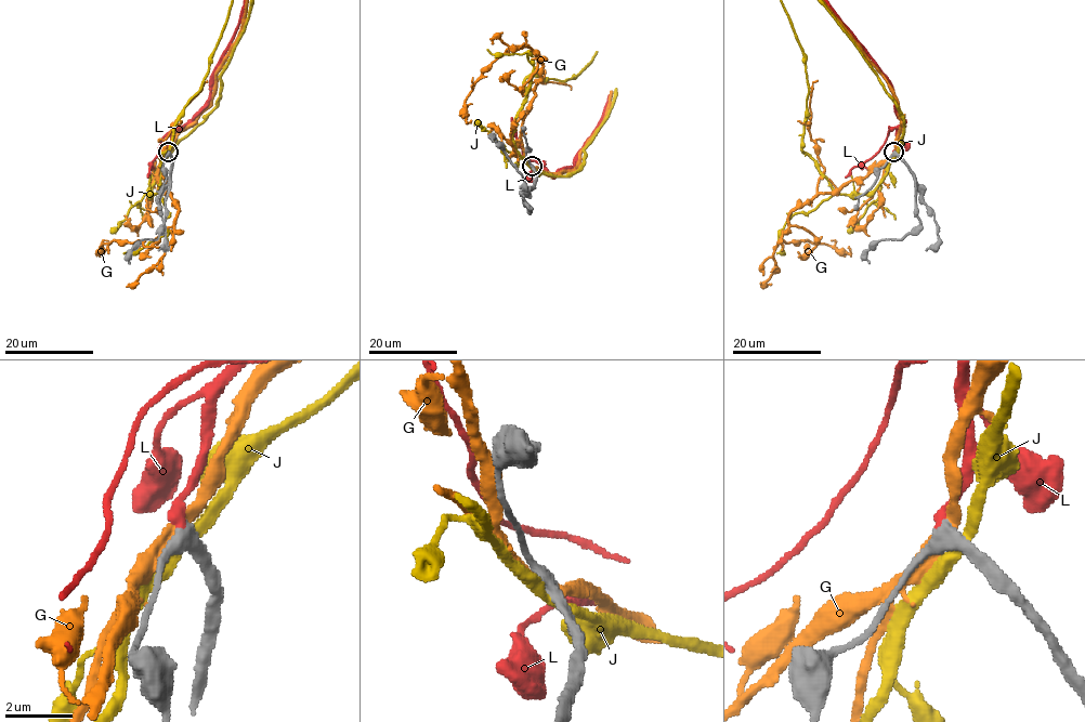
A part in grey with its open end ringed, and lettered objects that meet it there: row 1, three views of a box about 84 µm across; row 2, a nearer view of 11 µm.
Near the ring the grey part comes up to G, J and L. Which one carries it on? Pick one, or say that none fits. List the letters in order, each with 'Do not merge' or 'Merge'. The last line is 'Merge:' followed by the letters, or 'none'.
G: Do not merge
J: Do not merge
L: Merge
Merge: L

